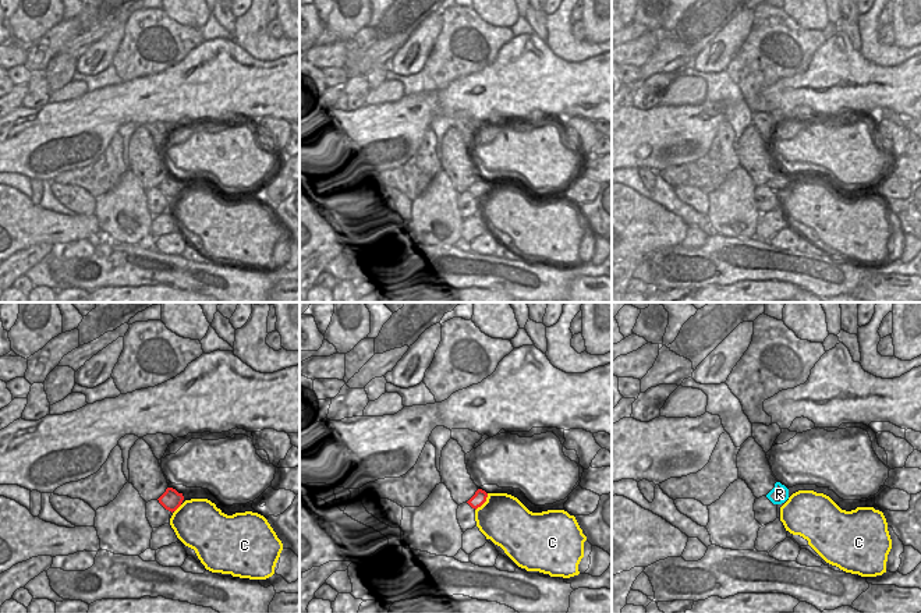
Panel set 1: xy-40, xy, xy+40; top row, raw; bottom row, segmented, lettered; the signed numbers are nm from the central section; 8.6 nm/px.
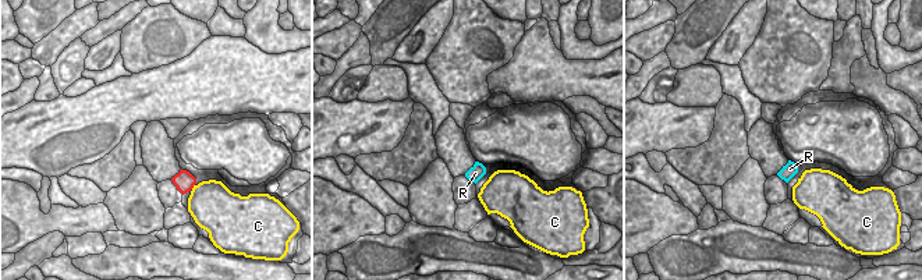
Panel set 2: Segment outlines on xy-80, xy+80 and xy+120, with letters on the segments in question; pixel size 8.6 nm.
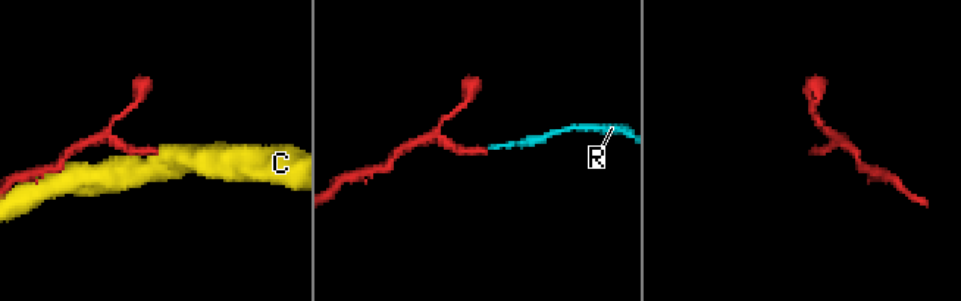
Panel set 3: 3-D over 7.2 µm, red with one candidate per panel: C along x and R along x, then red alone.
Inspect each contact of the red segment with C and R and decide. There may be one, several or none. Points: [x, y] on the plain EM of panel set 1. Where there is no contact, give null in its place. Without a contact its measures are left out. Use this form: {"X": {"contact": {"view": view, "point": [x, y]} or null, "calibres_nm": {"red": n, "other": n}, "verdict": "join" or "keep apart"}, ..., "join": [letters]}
{"C": {"contact": {"view": "xy", "point": [484, 190]}, "calibres_nm": {"red": 120, "other": 420}, "verdict": "keep apart"}, "R": {"contact": null, "verdict": "join"}, "join": ["R"]}

